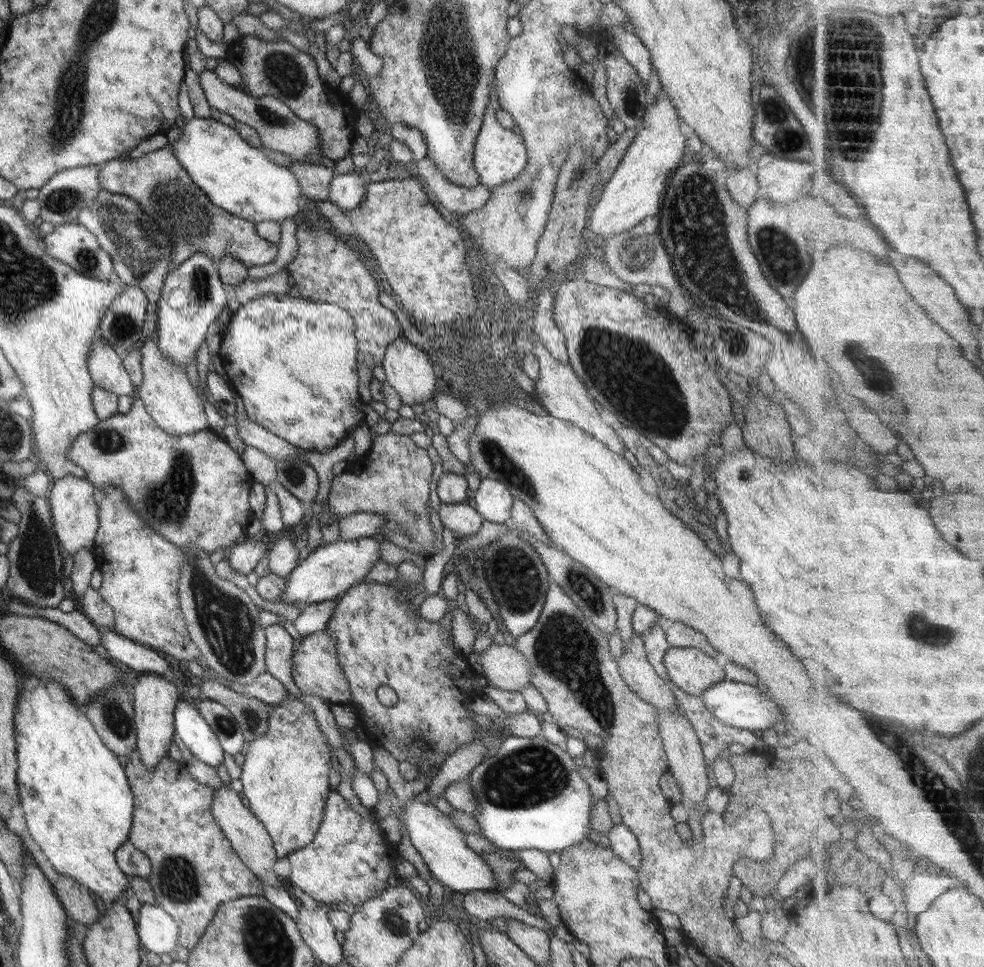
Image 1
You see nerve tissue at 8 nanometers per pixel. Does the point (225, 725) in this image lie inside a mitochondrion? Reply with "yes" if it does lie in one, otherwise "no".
yes

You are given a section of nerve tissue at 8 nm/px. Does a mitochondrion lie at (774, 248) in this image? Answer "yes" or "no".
yes

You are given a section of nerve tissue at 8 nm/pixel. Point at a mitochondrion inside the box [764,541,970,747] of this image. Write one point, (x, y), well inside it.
(918, 628)

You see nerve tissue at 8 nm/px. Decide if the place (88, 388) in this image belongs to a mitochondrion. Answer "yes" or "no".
no

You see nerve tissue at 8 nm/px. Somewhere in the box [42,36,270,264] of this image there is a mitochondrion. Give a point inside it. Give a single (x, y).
(182, 211)

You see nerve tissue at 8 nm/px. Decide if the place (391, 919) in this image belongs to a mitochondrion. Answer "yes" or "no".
yes

